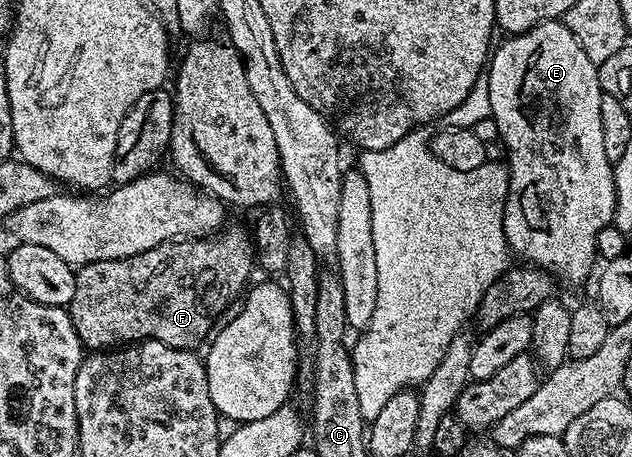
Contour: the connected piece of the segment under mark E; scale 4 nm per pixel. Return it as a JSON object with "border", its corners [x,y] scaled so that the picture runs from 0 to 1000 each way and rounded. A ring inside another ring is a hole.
{"border":[[[878,42],[859,46],[839,68],[801,88],[788,103],[785,96],[772,131],[771,171],[777,212],[774,247],[788,276],[791,311],[805,328],[805,420],[796,475],[805,547],[824,565],[820,569],[859,586],[883,613],[919,619],[940,600],[938,573],[948,567],[948,501],[965,495],[975,466],[972,359],[960,352],[954,326],[954,201],[945,166],[946,140],[922,116],[922,98],[916,98],[903,63]]]}

